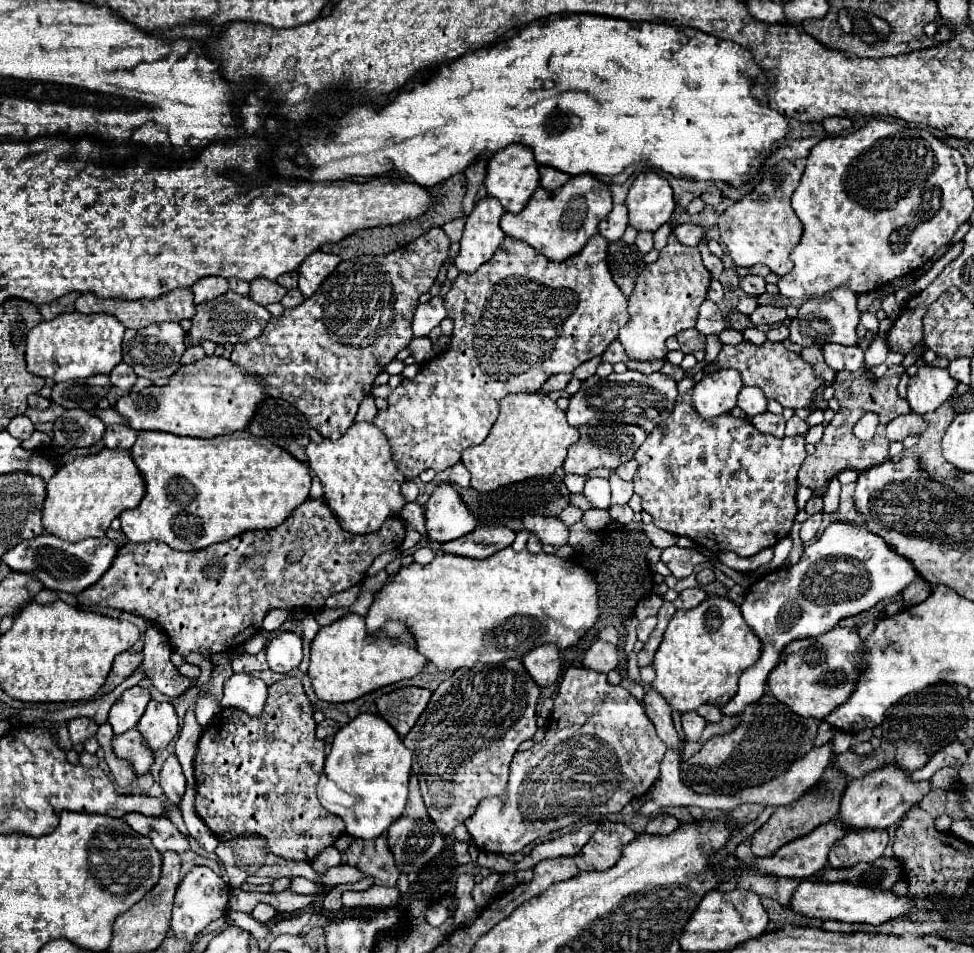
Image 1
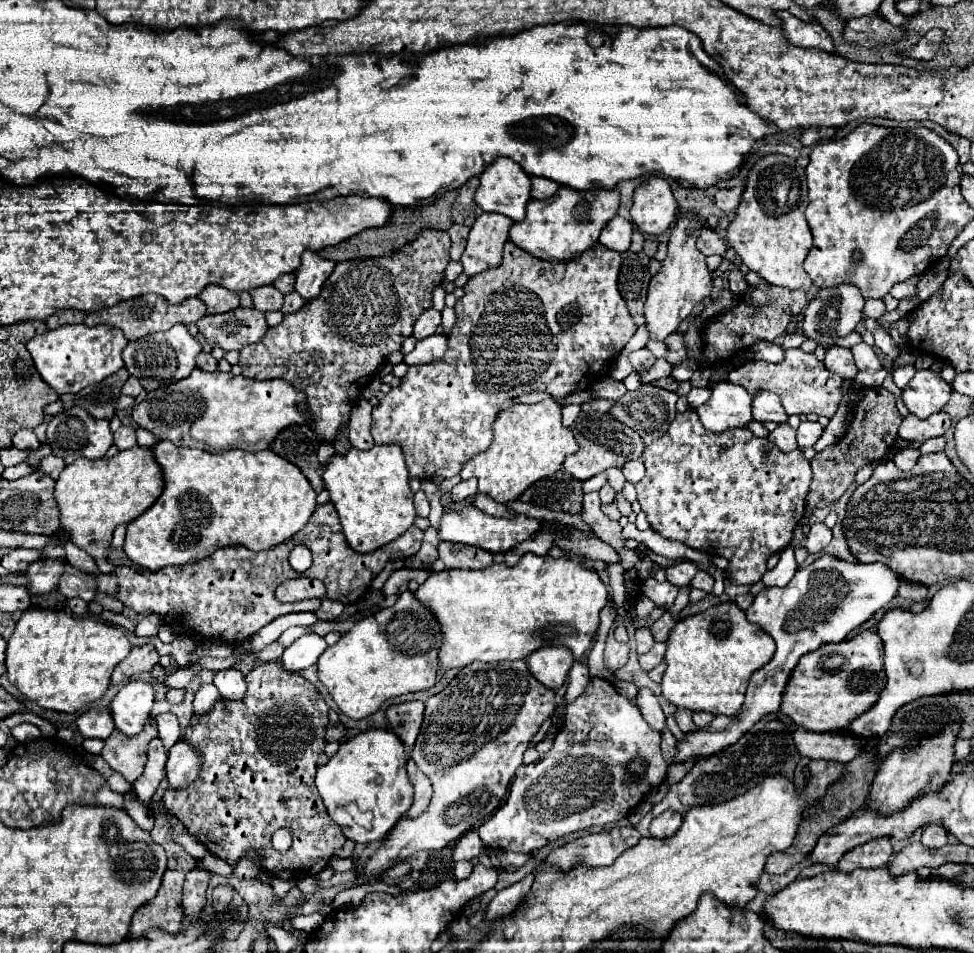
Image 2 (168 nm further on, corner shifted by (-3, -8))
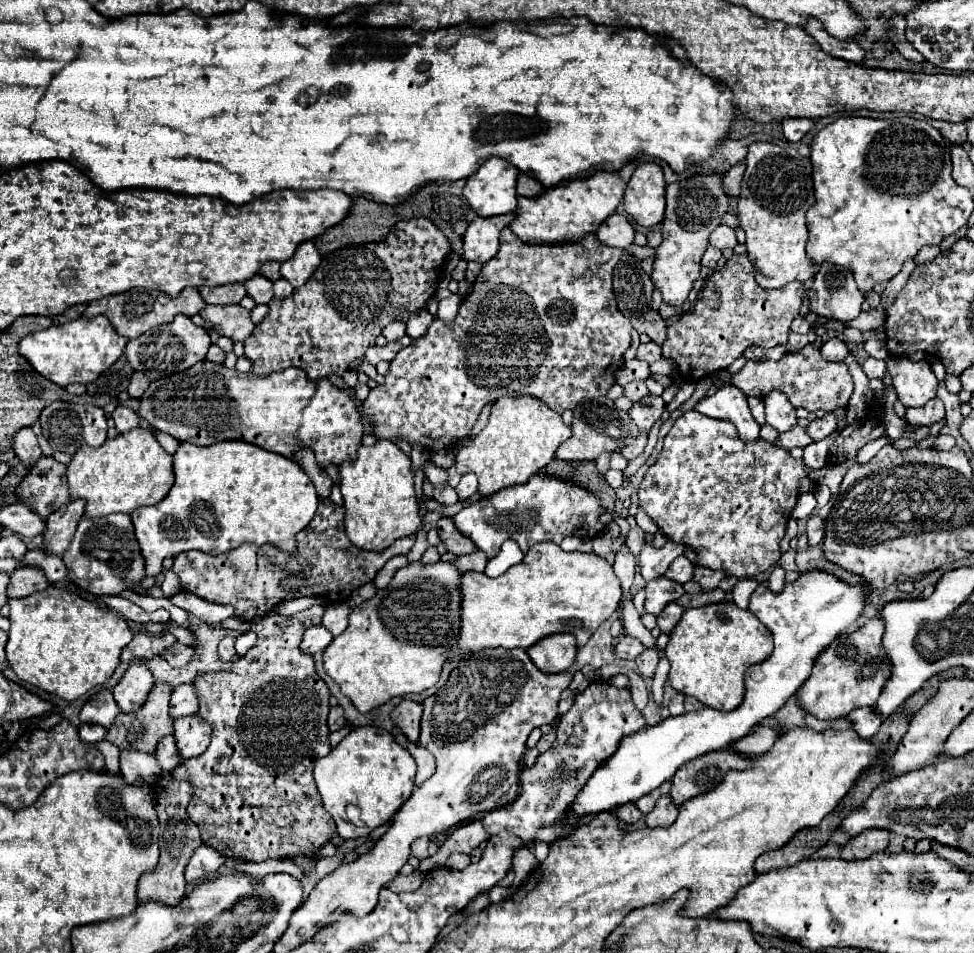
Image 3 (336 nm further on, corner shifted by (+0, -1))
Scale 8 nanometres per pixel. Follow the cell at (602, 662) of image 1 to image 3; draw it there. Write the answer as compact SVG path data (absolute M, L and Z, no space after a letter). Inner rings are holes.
M623 635L615 645L615 653L621 659L635 659L643 649L645 647L641 645L641 641L635 637L629 637L629 635Z

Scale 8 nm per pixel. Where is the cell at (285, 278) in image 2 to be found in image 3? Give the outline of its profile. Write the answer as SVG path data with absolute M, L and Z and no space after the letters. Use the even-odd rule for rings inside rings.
M269 261L269 263L265 263L265 265L261 267L261 275L265 275L265 277L271 279L271 281L277 281L277 279L281 279L279 267L281 267L281 263L277 263L277 261Z

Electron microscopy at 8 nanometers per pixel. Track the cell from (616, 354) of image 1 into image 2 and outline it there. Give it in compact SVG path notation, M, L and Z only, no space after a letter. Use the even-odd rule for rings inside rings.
M642 348L642 350L636 350L636 352L630 354L630 362L632 362L634 370L646 372L646 370L652 368L652 364L656 362L656 356L652 356L646 348Z

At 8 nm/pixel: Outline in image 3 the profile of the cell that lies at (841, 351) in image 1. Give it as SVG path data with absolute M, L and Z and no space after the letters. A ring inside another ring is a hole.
M835 337L835 339L829 339L829 341L823 343L821 355L827 361L845 361L845 357L849 355L849 349L847 349L847 345L841 339Z

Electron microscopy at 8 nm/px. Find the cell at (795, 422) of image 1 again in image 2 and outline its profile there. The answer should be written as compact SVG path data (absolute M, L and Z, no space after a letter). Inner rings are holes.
M802 422L796 432L798 432L798 436L796 436L798 438L798 448L804 450L804 448L810 448L818 442L824 428L818 422Z

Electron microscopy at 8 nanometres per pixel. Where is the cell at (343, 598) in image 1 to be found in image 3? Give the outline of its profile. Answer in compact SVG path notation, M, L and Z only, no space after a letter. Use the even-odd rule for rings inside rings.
M317 603L293 619L275 617L271 613L261 617L261 621L253 621L251 629L259 637L255 647L237 663L231 663L231 667L197 675L193 681L199 701L197 715L213 729L211 743L203 755L177 765L171 777L193 783L193 803L187 807L189 819L199 827L203 843L223 857L249 863L293 859L295 855L309 857L337 833L337 825L325 811L313 779L313 763L331 751L327 729L329 689L319 681L313 657L297 649L301 633L321 623L325 609L323 603Z

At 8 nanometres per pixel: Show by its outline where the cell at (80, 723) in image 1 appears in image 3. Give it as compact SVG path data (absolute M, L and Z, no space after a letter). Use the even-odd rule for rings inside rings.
M101 689L99 693L91 695L91 699L81 707L81 723L95 723L101 727L109 727L113 719L119 715L119 709L113 701L109 689Z

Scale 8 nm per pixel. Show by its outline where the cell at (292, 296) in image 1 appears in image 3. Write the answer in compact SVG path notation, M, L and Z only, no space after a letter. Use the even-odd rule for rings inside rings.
M277 279L277 281L273 283L273 287L275 287L275 297L277 297L277 299L285 299L285 297L291 297L291 295L293 295L293 287L291 287L289 281L285 281L285 279Z

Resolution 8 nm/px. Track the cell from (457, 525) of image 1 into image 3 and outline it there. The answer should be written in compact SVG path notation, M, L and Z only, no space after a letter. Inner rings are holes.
M533 475L529 483L507 487L493 495L493 501L481 499L467 507L463 507L457 515L453 515L455 527L467 535L477 549L485 551L487 557L495 557L503 545L505 539L515 539L523 553L541 541L553 541L561 543L569 535L581 535L593 539L597 533L605 529L605 525L597 519L603 513L599 507L599 499L573 485L559 479L551 479L545 475Z

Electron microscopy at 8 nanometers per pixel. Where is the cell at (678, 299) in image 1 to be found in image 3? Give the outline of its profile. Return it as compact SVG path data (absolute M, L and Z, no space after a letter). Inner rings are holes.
M693 175L691 179L683 179L683 181L667 185L667 211L665 211L665 219L661 225L663 243L657 247L655 265L651 273L651 281L655 289L661 291L663 303L683 305L687 301L687 295L693 289L693 283L699 279L699 273L701 273L701 257L705 249L709 247L709 233L721 223L721 217L725 215L727 209L729 209L729 197L721 189L719 175Z

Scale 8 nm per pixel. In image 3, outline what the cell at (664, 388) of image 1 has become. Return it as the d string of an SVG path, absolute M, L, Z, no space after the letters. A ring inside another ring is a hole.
M647 395L641 401L635 401L629 409L629 417L635 421L637 429L641 433L649 433L655 421L661 417L661 411L665 409L665 403L659 395Z

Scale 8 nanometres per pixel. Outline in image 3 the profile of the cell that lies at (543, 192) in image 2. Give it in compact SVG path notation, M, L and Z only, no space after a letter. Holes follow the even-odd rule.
M521 173L517 179L517 193L523 197L537 197L539 193L543 193L543 185L537 179Z

